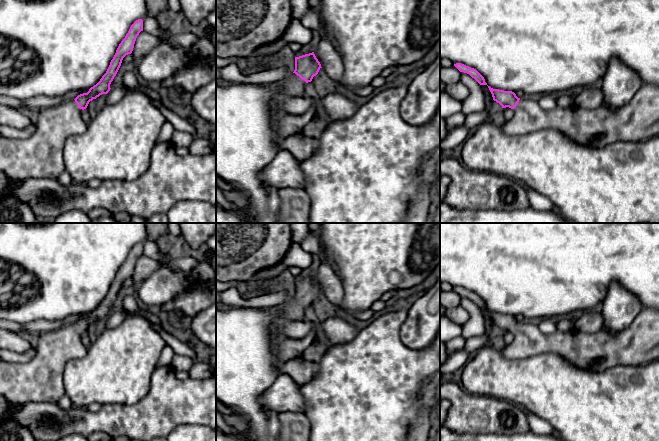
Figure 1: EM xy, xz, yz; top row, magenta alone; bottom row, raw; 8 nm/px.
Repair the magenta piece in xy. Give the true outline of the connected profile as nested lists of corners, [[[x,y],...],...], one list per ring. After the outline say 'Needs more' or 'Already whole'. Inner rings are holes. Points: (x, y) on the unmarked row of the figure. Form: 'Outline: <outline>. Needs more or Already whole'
Outline: [[[136,244],[130,251],[125,262],[119,268],[106,297],[100,305],[91,311],[87,317],[78,319],[74,324],[67,324],[58,329],[39,334],[38,345],[34,357],[26,363],[11,363],[0,360],[0,395],[5,397],[11,405],[21,406],[26,402],[54,402],[58,403],[65,395],[63,371],[70,360],[83,358],[87,354],[87,347],[81,340],[89,326],[110,315],[110,308],[116,300],[123,282],[131,278],[139,257],[143,255],[143,244]]]. Needs more

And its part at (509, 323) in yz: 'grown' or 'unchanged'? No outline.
grown

